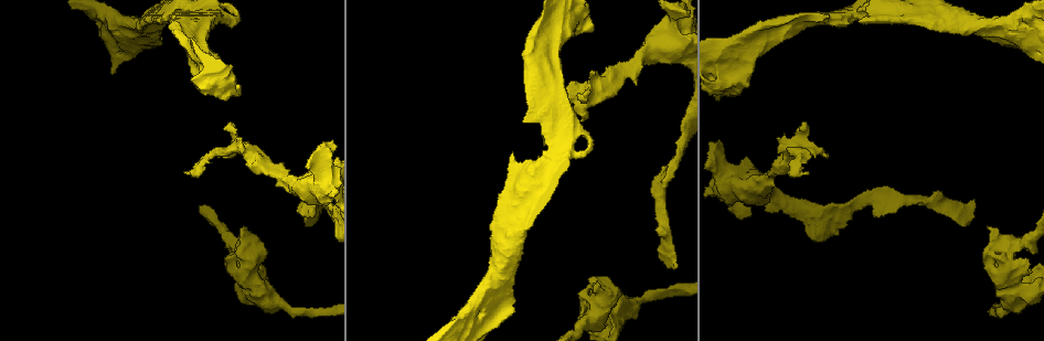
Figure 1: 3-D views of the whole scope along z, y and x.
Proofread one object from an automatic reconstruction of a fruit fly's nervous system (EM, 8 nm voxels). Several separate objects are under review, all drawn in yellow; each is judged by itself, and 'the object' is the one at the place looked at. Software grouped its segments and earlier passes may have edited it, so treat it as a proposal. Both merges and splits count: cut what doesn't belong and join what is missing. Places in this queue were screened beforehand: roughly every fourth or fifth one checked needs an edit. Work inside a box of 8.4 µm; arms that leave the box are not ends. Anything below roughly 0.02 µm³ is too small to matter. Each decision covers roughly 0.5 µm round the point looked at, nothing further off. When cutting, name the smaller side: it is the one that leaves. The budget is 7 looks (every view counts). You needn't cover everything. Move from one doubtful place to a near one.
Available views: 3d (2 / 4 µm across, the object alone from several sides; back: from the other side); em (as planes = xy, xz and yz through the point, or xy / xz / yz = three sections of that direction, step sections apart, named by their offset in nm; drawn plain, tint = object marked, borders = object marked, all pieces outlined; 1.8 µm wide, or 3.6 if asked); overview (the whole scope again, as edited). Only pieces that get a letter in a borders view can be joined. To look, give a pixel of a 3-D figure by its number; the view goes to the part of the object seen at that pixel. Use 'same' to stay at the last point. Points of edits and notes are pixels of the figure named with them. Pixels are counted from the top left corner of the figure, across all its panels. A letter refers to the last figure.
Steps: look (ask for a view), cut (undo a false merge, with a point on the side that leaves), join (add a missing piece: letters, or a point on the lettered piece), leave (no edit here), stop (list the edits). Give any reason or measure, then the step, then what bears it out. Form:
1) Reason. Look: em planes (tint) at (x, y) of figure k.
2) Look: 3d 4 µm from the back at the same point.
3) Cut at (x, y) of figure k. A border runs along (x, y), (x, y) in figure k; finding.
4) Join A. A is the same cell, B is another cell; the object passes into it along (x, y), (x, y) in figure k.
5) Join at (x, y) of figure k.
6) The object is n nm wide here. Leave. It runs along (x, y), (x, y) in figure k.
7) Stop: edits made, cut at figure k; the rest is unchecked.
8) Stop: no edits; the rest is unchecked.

Look: 3d 4 µm at (976, 203) of figure 1.

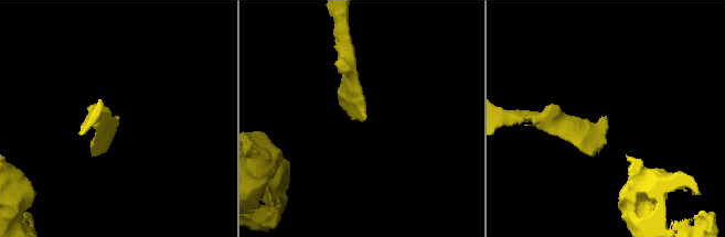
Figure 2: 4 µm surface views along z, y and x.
Need the tissue. Look: em xy step 4 (tint) at (117, 126) of figure 2.

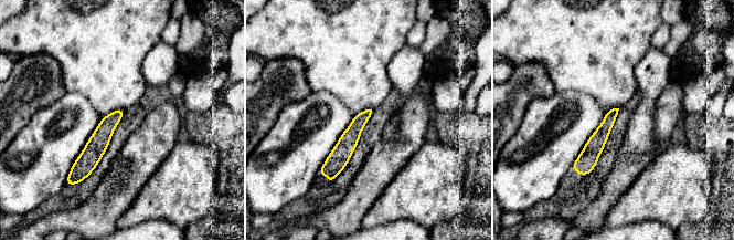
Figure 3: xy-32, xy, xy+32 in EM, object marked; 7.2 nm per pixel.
Another direction. Look: em planes (borders) at the same point.

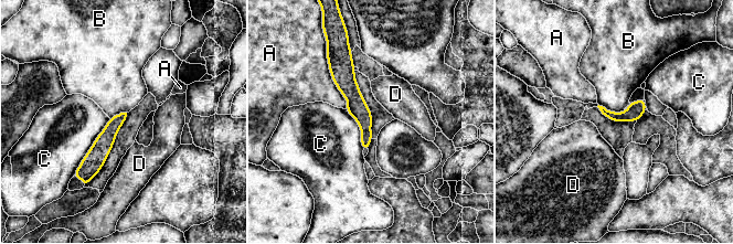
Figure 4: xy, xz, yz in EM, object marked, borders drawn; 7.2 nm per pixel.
Leave. A, B, C and D are other cells; none of them fits.

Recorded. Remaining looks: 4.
Stops while still wide. Look: em planes (borders) at (929, 29) of figure 1.

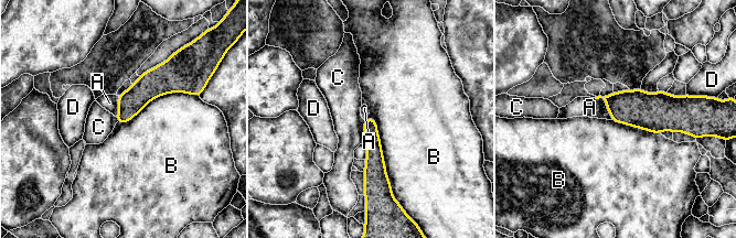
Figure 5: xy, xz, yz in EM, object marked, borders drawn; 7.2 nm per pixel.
Leave. A, B, C and D are other cells; a border runs along (368, 117), (376, 125), (393, 195) in figure 5; none of them fits.

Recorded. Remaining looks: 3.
Touches itself. Look: 3d 2 µm from the back at (112, 18) of figure 1.

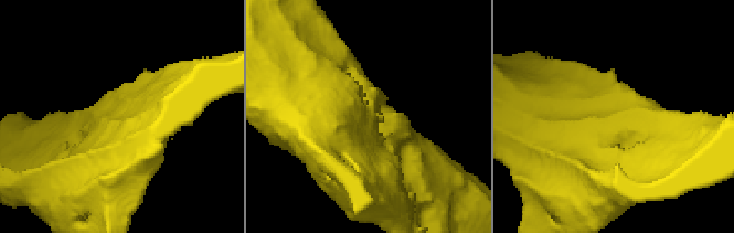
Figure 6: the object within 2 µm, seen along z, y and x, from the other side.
The arms are 280, 320 nm wide; shape alone is not enough. Look: em yz step 8 (tint) at (120, 120) of figure 6.

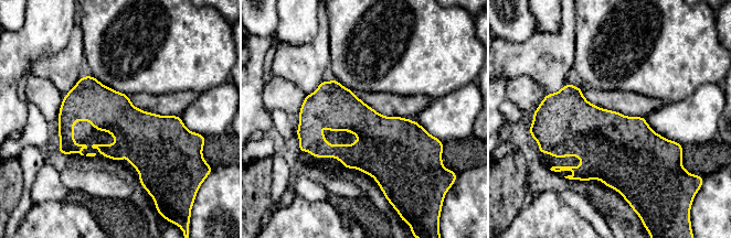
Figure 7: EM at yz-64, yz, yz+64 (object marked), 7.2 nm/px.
Another direction. Look: em planes (borders) at the same point.

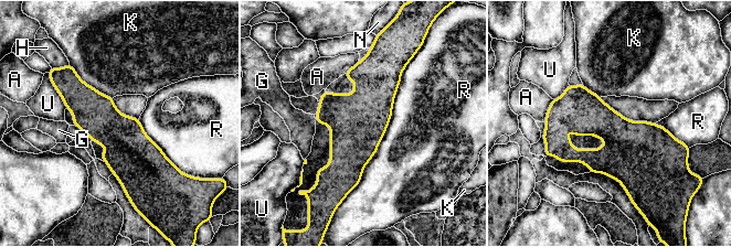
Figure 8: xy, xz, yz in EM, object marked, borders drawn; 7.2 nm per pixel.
The longest contact is with R, 1100 nm. Leave. A, G, H, K, N, R and U are other cells; a border runs along (409, 62), (383, 138), (345, 197) in figure 8; one neuron here.

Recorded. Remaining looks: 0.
Stop: no edits; the rest is unchecked.

